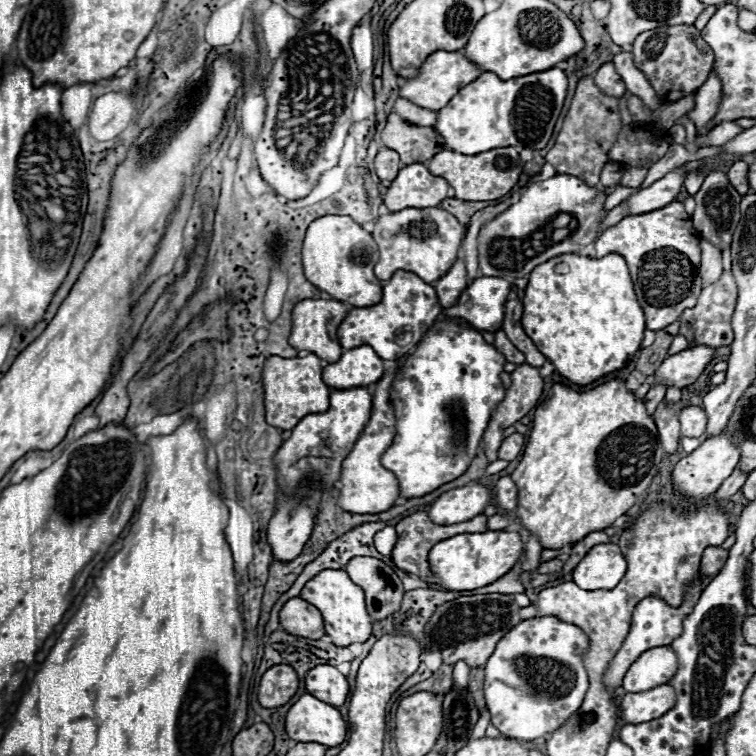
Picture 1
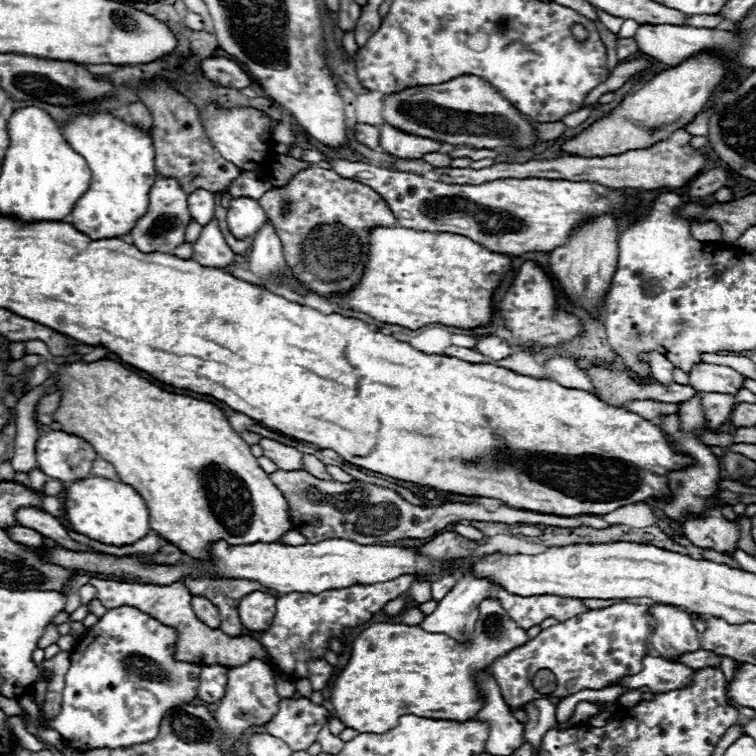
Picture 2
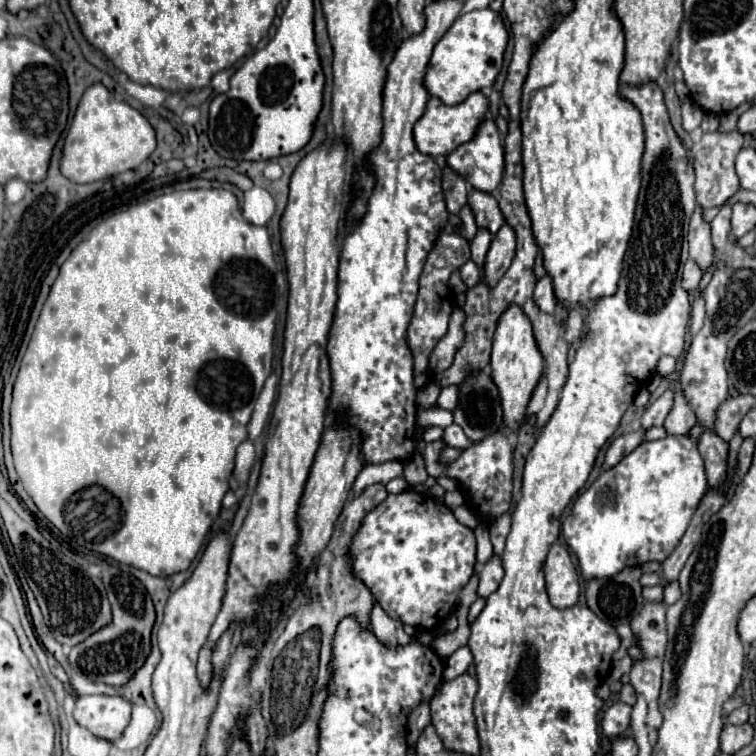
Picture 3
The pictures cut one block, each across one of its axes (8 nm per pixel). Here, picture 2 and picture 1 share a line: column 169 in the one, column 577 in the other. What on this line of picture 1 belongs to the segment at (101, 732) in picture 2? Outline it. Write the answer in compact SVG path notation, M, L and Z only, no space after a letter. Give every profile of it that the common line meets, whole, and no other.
M536 616L522 620L518 626L514 626L496 646L494 654L488 658L484 672L484 698L486 708L492 714L492 724L508 738L522 740L522 742L534 742L538 738L546 738L558 730L570 714L578 712L578 708L584 702L586 690L588 690L588 678L586 668L582 662L584 652L588 650L590 640L586 638L584 630L562 622L556 616Z

